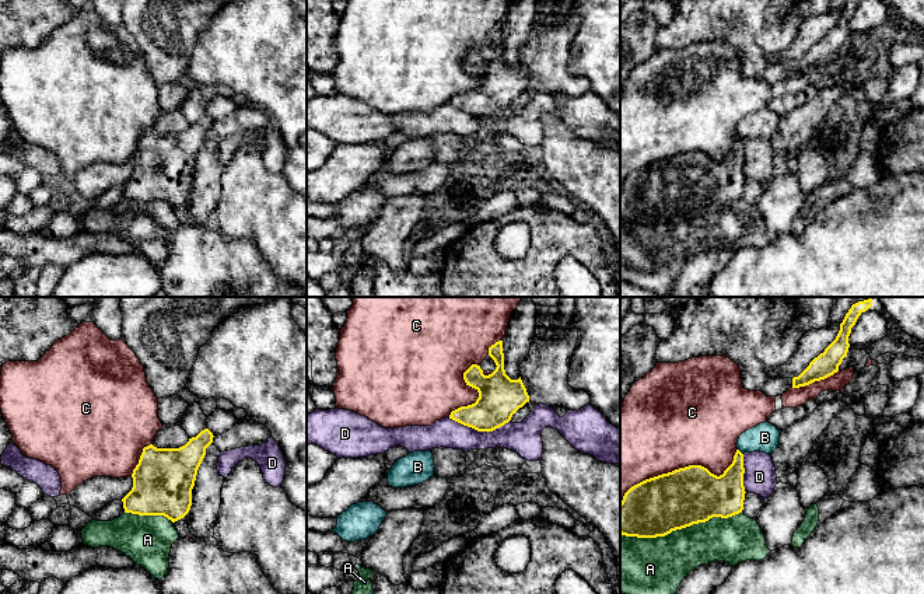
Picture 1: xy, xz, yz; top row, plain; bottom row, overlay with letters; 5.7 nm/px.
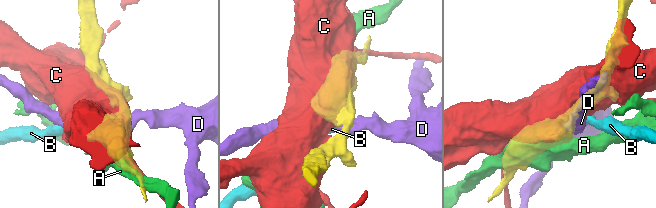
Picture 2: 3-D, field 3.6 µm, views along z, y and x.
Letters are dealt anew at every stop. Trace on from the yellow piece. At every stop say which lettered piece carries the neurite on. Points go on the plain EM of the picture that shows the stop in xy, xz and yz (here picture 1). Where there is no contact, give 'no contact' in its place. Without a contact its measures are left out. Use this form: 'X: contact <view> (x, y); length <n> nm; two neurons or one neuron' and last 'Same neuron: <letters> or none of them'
A: contact yz (681, 215); length 700 nm; two neurons
B: contact yz (739, 137); length 50 nm; two neurons
C: contact yz (681, 154); length 750 nm; two neurons
D: contact xz (479, 116); length 360 nm; two neurons
Same neuron: none of them

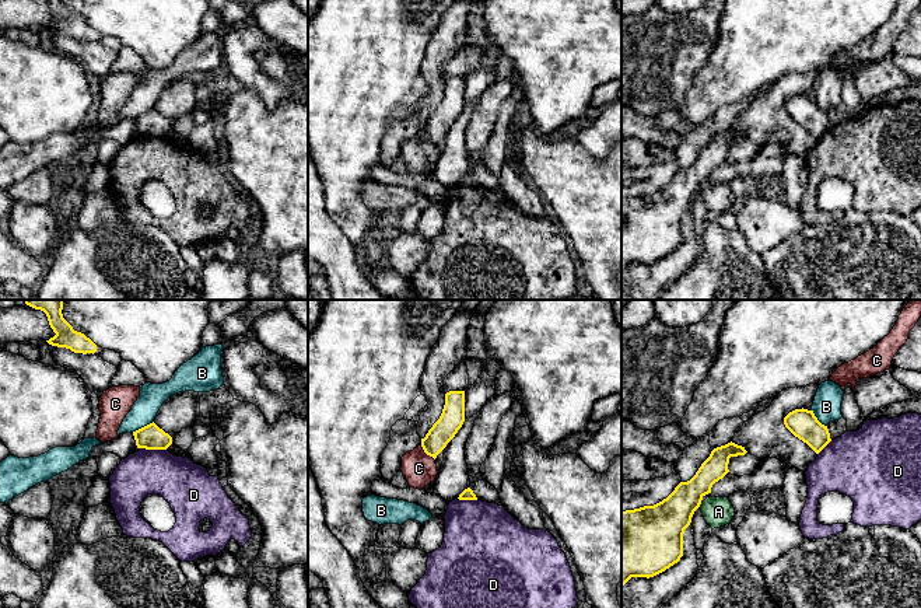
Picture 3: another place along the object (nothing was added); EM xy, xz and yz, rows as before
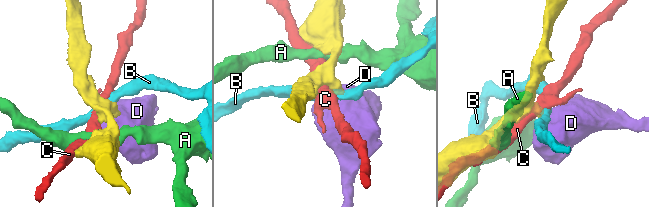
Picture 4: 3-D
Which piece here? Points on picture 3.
A: contact yz (700, 189); length 30 nm; two neurons
B: contact xy (142, 114); length 140 nm; two neurons
C: contact xz (426, 139); length 130 nm; two neurons
D: contact xy (153, 135); length 170 nm; two neurons
Same neuron: none of them

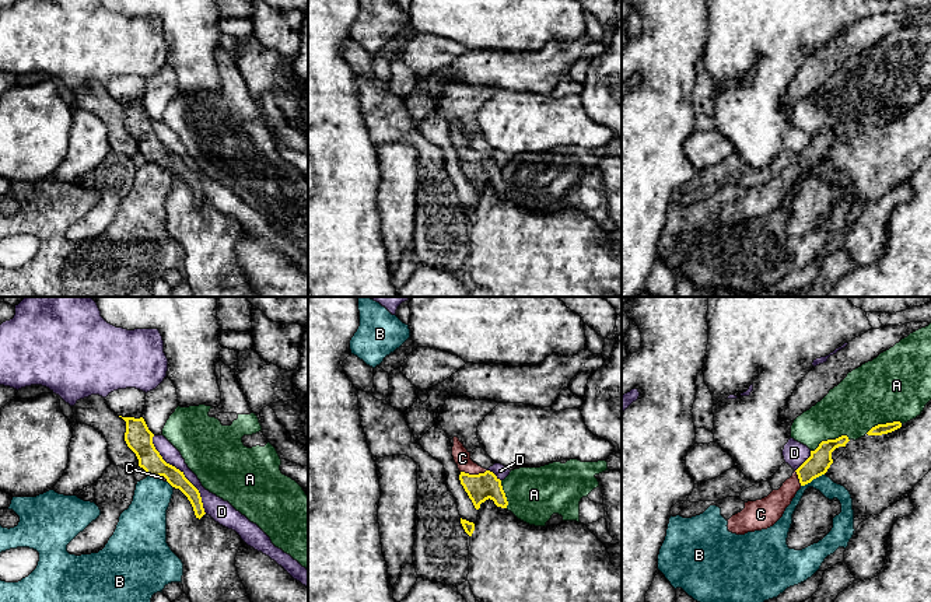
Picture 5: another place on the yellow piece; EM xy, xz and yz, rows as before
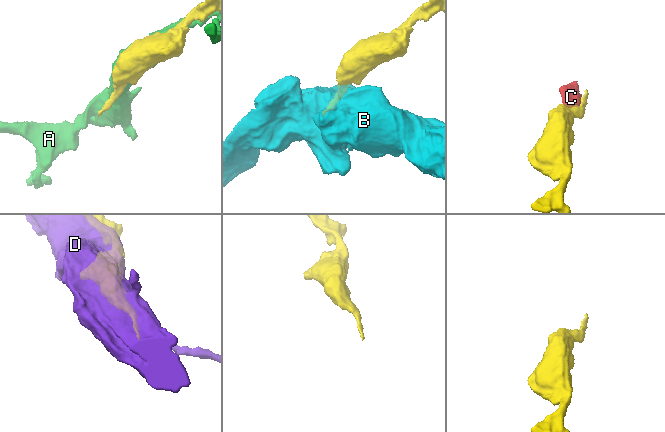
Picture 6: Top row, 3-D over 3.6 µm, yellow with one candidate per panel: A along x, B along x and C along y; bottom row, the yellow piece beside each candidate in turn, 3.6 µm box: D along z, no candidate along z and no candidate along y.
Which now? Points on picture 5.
A: contact yz (829, 126); length 240 nm; two neurons
B: contact yz (812, 165); length 150 nm; two neurons
C: contact xz (473, 161); length 150 nm; one neuron
D: contact xy (181, 158); length 550 nm; two neurons
Same neuron: C

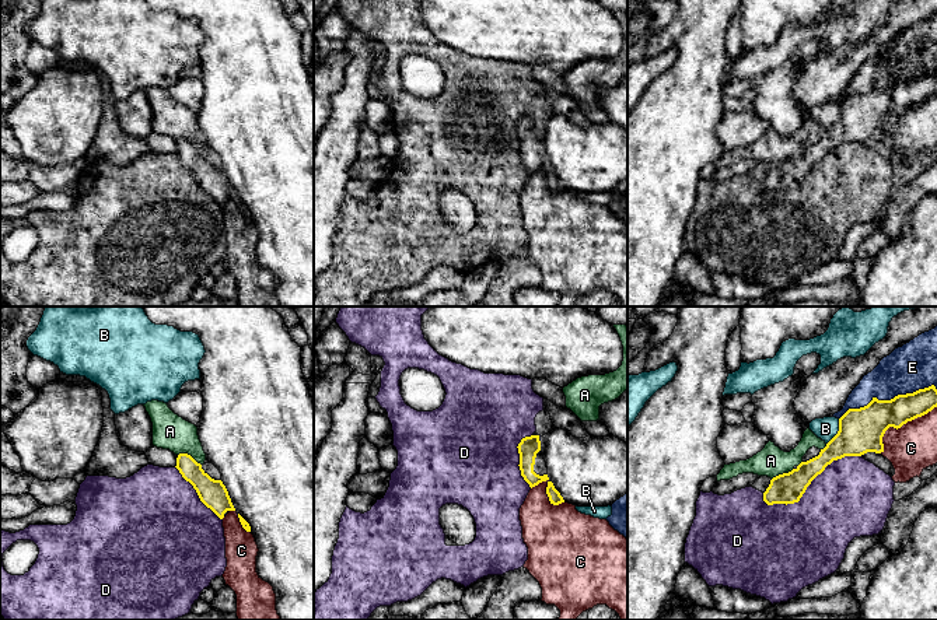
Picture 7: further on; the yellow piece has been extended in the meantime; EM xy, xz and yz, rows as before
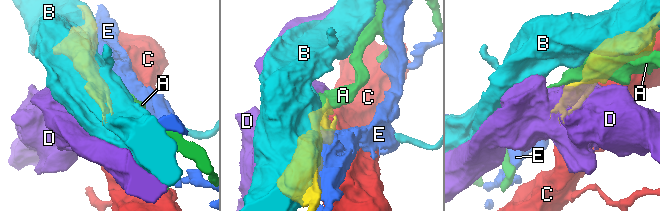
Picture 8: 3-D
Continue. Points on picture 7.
A: contact xy (189, 142); length 150 nm; two neurons
B: contact yz (838, 118); length 170 nm; two neurons
C: contact yz (899, 114); length 420 nm; two neurons
D: contact yz (810, 170); length 600 nm; two neurons
E: contact yz (887, 87); length 600 nm; two neurons
Same neuron: none of them

